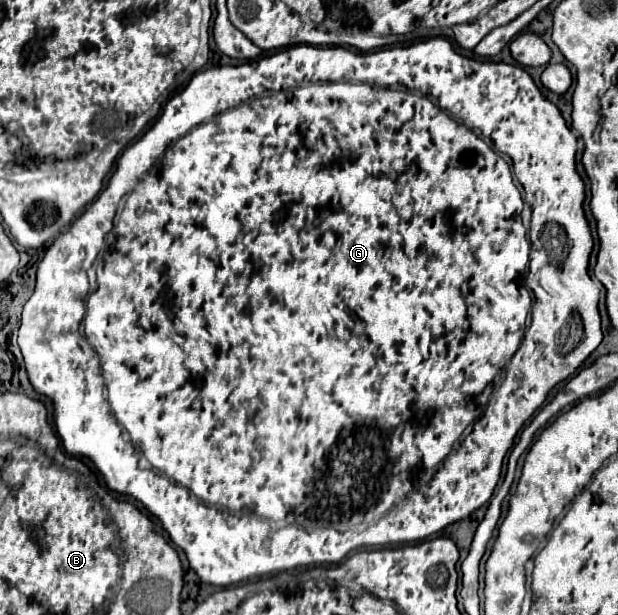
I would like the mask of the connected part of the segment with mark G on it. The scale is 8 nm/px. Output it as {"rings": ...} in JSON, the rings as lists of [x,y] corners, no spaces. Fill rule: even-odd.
{"rings":[[[430,38],[430,40],[420,40],[420,42],[416,42],[416,44],[410,44],[410,46],[404,46],[404,48],[402,48],[402,46],[394,46],[394,48],[380,48],[380,50],[374,50],[374,52],[362,52],[362,54],[356,54],[356,52],[352,52],[352,50],[348,50],[348,48],[316,48],[316,46],[306,46],[306,44],[302,44],[302,46],[294,46],[294,48],[288,48],[288,50],[282,50],[282,52],[278,52],[278,54],[274,54],[274,56],[266,56],[266,58],[260,58],[260,60],[252,60],[252,62],[246,62],[246,64],[238,64],[238,66],[216,66],[216,68],[210,68],[210,70],[204,70],[204,72],[198,72],[198,74],[196,74],[196,76],[194,76],[194,78],[192,78],[192,80],[190,80],[190,82],[188,82],[188,86],[186,86],[186,88],[182,88],[182,90],[180,90],[180,92],[176,92],[176,94],[174,94],[174,96],[172,96],[172,98],[170,98],[170,100],[168,100],[168,102],[166,102],[166,106],[164,106],[164,110],[162,110],[162,116],[160,116],[160,118],[158,118],[158,120],[156,120],[156,122],[154,122],[154,124],[152,124],[152,128],[150,128],[150,130],[148,130],[148,132],[146,132],[146,134],[144,134],[144,136],[140,136],[140,138],[138,138],[138,140],[136,140],[136,142],[134,142],[134,144],[132,144],[132,146],[128,146],[128,148],[126,148],[126,150],[124,150],[124,154],[122,154],[122,156],[120,156],[120,158],[118,158],[118,162],[116,162],[116,170],[114,170],[114,172],[112,172],[112,176],[110,176],[110,180],[108,180],[108,186],[106,186],[106,188],[104,188],[104,192],[102,192],[102,194],[100,194],[100,196],[98,196],[98,198],[96,198],[96,200],[94,200],[94,202],[92,202],[92,204],[90,204],[90,206],[88,206],[88,208],[86,208],[86,210],[84,210],[84,212],[82,212],[82,214],[80,214],[80,216],[78,216],[78,218],[76,218],[76,220],[74,220],[74,222],[72,222],[72,224],[70,224],[70,226],[68,226],[68,230],[66,230],[66,232],[62,232],[62,234],[60,234],[60,236],[58,236],[58,238],[56,238],[56,240],[54,240],[54,244],[52,244],[52,246],[50,246],[50,248],[48,248],[48,250],[46,250],[46,254],[44,254],[44,258],[42,258],[42,262],[40,262],[40,264],[38,264],[38,272],[36,272],[36,290],[34,290],[34,294],[32,294],[32,298],[30,298],[30,300],[28,300],[28,302],[26,302],[26,306],[24,306],[24,310],[22,310],[22,320],[20,320],[20,330],[18,330],[18,344],[20,344],[20,350],[22,350],[22,356],[24,356],[24,364],[26,364],[26,372],[28,372],[28,380],[30,380],[30,384],[32,384],[32,386],[34,386],[34,390],[36,390],[36,392],[38,392],[38,394],[42,394],[42,396],[46,396],[46,398],[50,398],[50,400],[52,400],[52,408],[54,408],[54,426],[56,426],[56,432],[58,432],[58,436],[60,436],[60,440],[62,440],[62,444],[64,444],[64,448],[66,448],[66,452],[68,452],[68,454],[72,454],[72,456],[86,456],[86,458],[90,458],[90,460],[92,460],[92,462],[94,462],[94,466],[96,466],[96,468],[98,468],[98,470],[100,470],[100,474],[102,474],[102,476],[104,476],[104,482],[106,482],[106,486],[108,486],[108,488],[110,488],[110,490],[114,490],[114,492],[118,492],[118,494],[124,494],[124,496],[130,496],[130,498],[132,498],[132,500],[138,500],[138,502],[140,502],[140,504],[144,504],[144,508],[146,508],[146,510],[150,510],[150,514],[154,514],[154,516],[156,516],[156,518],[158,518],[158,520],[160,520],[160,524],[162,524],[162,528],[164,528],[164,530],[166,530],[166,532],[168,532],[168,536],[170,536],[170,540],[172,540],[172,542],[174,542],[174,544],[176,544],[176,546],[178,546],[178,548],[182,548],[182,550],[184,550],[184,554],[186,554],[186,558],[188,558],[188,562],[190,562],[190,568],[192,568],[192,570],[194,570],[194,572],[196,572],[196,574],[198,574],[198,576],[200,576],[200,580],[204,580],[204,582],[208,582],[208,584],[214,584],[214,586],[222,586],[222,588],[226,588],[226,586],[232,586],[232,584],[242,584],[242,582],[248,582],[248,580],[254,580],[254,578],[262,578],[262,576],[266,576],[266,574],[272,574],[272,572],[286,572],[286,570],[294,570],[294,568],[308,568],[308,566],[320,566],[320,564],[340,564],[340,562],[342,562],[342,560],[344,560],[344,556],[346,556],[346,554],[350,554],[350,552],[352,552],[352,550],[358,550],[358,548],[362,548],[362,546],[396,546],[396,544],[408,544],[408,542],[418,542],[418,540],[426,540],[426,538],[428,538],[428,536],[432,536],[432,534],[436,534],[436,532],[440,532],[440,530],[442,530],[442,528],[446,528],[446,526],[450,526],[450,524],[454,524],[454,522],[460,522],[460,520],[466,520],[466,518],[470,518],[470,516],[472,516],[472,514],[474,514],[474,512],[476,512],[476,510],[478,510],[478,508],[480,508],[480,506],[484,506],[484,504],[486,504],[486,502],[488,502],[488,500],[490,500],[490,496],[492,496],[492,492],[494,492],[494,488],[496,488],[496,484],[498,484],[498,480],[500,480],[500,470],[502,470],[502,460],[504,460],[504,456],[506,456],[506,452],[508,452],[508,450],[510,450],[510,446],[512,446],[512,444],[514,444],[514,436],[516,436],[516,434],[518,434],[518,432],[520,432],[520,430],[522,430],[522,426],[524,426],[524,424],[526,424],[526,420],[528,420],[528,418],[530,418],[530,416],[532,416],[532,414],[534,414],[534,412],[536,412],[536,410],[538,410],[538,408],[540,408],[540,406],[542,406],[542,404],[544,404],[544,402],[546,402],[546,398],[548,398],[548,392],[550,392],[550,390],[552,390],[552,388],[554,388],[554,386],[556,386],[556,384],[558,384],[558,382],[562,382],[562,380],[566,380],[566,378],[570,378],[570,376],[572,376],[572,374],[574,374],[574,372],[576,372],[576,370],[578,370],[578,368],[580,368],[580,366],[582,366],[582,364],[584,364],[584,360],[586,360],[586,358],[588,358],[588,356],[590,356],[590,354],[592,354],[592,352],[594,352],[594,350],[596,350],[596,348],[598,348],[598,344],[600,344],[600,342],[602,342],[602,330],[600,330],[600,314],[598,314],[598,298],[600,298],[600,296],[598,296],[598,294],[600,294],[600,290],[598,290],[598,288],[596,288],[596,284],[594,284],[594,282],[592,282],[592,280],[590,280],[590,274],[588,274],[588,262],[590,262],[590,254],[592,254],[592,246],[594,246],[594,240],[592,240],[592,232],[590,232],[590,226],[588,226],[588,220],[586,220],[586,214],[584,214],[584,198],[586,198],[586,194],[584,194],[584,182],[582,182],[582,178],[580,178],[580,176],[578,176],[578,172],[576,172],[576,160],[574,160],[574,156],[576,156],[576,136],[574,136],[574,134],[572,134],[572,132],[570,132],[570,128],[568,128],[568,126],[566,126],[566,122],[564,122],[564,118],[562,118],[562,114],[560,114],[560,110],[558,110],[558,108],[556,108],[556,106],[554,106],[554,104],[552,104],[552,102],[550,102],[550,100],[548,100],[548,98],[546,98],[546,96],[544,96],[544,94],[542,94],[542,92],[540,92],[540,88],[538,88],[538,86],[536,86],[536,84],[534,84],[534,80],[532,80],[532,78],[530,78],[530,74],[528,74],[528,72],[526,72],[526,70],[524,70],[524,68],[518,68],[518,66],[514,66],[514,64],[504,64],[504,62],[486,62],[486,60],[476,60],[476,58],[468,58],[468,56],[462,56],[462,54],[458,54],[458,52],[456,52],[456,50],[454,50],[454,48],[452,48],[452,44],[450,44],[450,42],[448,42],[448,40],[446,40],[446,38]],[[304,82],[310,82],[310,86],[306,86],[306,88],[304,88],[304,86],[294,86],[294,84],[304,84]],[[390,86],[404,86],[404,88],[408,88],[408,90],[416,90],[416,92],[402,92],[402,90],[398,90],[398,88],[390,88]],[[474,130],[480,130],[480,134],[482,134],[482,136],[484,136],[484,138],[490,138],[490,140],[492,140],[492,144],[494,144],[494,148],[496,148],[496,150],[492,150],[492,148],[490,148],[490,146],[488,146],[488,144],[486,144],[486,142],[484,142],[484,140],[482,140],[482,138],[480,138],[480,136],[478,136],[478,134],[476,134],[476,132],[474,132]],[[498,152],[502,152],[502,154],[506,154],[506,156],[510,156],[510,158],[512,158],[512,164],[514,164],[514,174],[516,174],[516,178],[518,178],[518,182],[520,182],[520,184],[522,184],[522,188],[524,188],[524,200],[526,200],[526,202],[528,202],[528,204],[530,204],[530,208],[532,208],[532,222],[530,222],[530,242],[532,242],[532,250],[530,250],[530,244],[528,244],[528,240],[526,240],[526,230],[524,230],[524,226],[522,226],[522,220],[520,220],[520,212],[522,212],[522,198],[520,198],[520,192],[518,192],[518,188],[516,188],[516,186],[514,186],[514,182],[512,182],[512,172],[510,172],[510,166],[508,166],[508,164],[506,164],[506,162],[504,162],[504,158],[502,158],[502,156],[500,156],[500,154],[498,154]],[[108,232],[114,232],[114,234],[116,234],[116,242],[114,242],[114,246],[112,246],[112,248],[110,248],[110,250],[108,250],[108,252],[106,252],[106,254],[104,254],[104,258],[102,258],[102,260],[100,260],[100,266],[98,266],[98,280],[96,280],[96,282],[98,282],[98,286],[96,286],[96,290],[94,290],[94,292],[92,292],[92,294],[90,294],[90,296],[88,296],[88,276],[86,276],[86,272],[88,272],[88,268],[90,268],[90,266],[92,266],[92,264],[93,264],[93,263],[94,263],[94,260],[96,260],[96,257],[97,257],[97,256],[98,256],[98,252],[100,252],[100,248],[102,248],[102,246],[104,246],[104,238],[106,238],[106,236],[107,236],[107,235],[106,235],[106,234],[108,234]],[[528,254],[530,254],[530,272],[528,272],[528,286],[530,286],[530,288],[532,288],[532,292],[534,292],[534,304],[532,304],[532,298],[530,298],[530,294],[528,294],[528,290],[526,290],[526,284],[524,284],[524,278],[526,278],[526,266],[528,266]],[[530,306],[532,306],[532,324],[530,324],[530,328],[528,328],[528,332],[526,332],[526,336],[524,336],[524,328],[526,328],[526,316],[528,316],[528,312],[530,312]],[[82,318],[84,318],[84,324],[86,324],[86,338],[88,338],[88,340],[86,340],[86,338],[84,338],[84,336],[80,336],[80,332],[78,332],[78,328],[80,328],[80,322],[82,322]],[[506,362],[508,362],[508,372],[506,372],[506,378],[504,378],[504,382],[502,382],[502,386],[500,386],[500,388],[498,388],[498,390],[494,390],[494,386],[496,386],[496,384],[498,384],[498,380],[500,380],[500,372],[502,372],[502,368],[504,368],[504,366],[506,366]],[[474,420],[478,420],[478,422],[476,422],[476,424],[474,424],[474,428],[472,428],[472,432],[470,432],[470,434],[468,434],[468,436],[466,436],[466,438],[464,438],[464,440],[462,440],[462,442],[460,442],[460,444],[458,444],[458,448],[456,448],[456,452],[454,452],[454,454],[450,454],[450,452],[452,452],[452,444],[454,444],[454,442],[456,442],[456,440],[458,440],[458,438],[460,438],[460,436],[462,436],[462,432],[464,432],[464,430],[466,430],[466,426],[468,426],[468,424],[470,424],[470,422],[474,422]],[[386,436],[388,436],[388,438],[390,438],[390,440],[388,440],[388,442],[390,442],[390,444],[388,444],[388,452],[390,452],[390,454],[388,454],[388,452],[386,452],[386,450],[384,450],[384,442],[386,442]],[[412,468],[420,468],[420,470],[422,470],[422,472],[420,472],[420,476],[424,476],[424,478],[422,478],[422,480],[426,480],[426,482],[428,482],[428,480],[430,480],[430,478],[432,478],[432,480],[430,480],[430,482],[428,482],[428,486],[422,486],[422,488],[416,488],[416,486],[418,486],[418,482],[416,482],[416,478],[408,478],[408,480],[404,480],[404,482],[402,482],[402,484],[404,484],[404,486],[406,486],[406,490],[412,490],[412,492],[410,492],[410,494],[408,494],[408,498],[400,498],[400,476],[402,476],[402,474],[400,474],[400,472],[404,472],[404,470],[406,470],[406,472],[408,472],[408,470],[412,470]]]}

